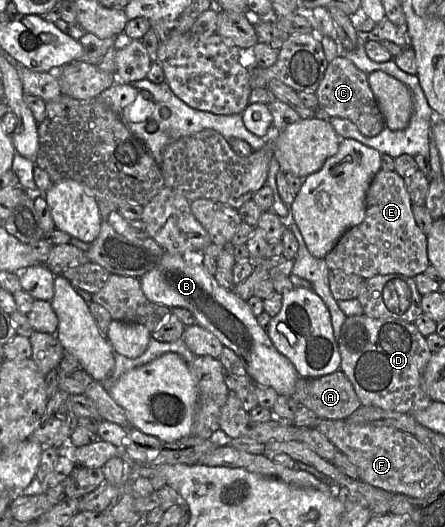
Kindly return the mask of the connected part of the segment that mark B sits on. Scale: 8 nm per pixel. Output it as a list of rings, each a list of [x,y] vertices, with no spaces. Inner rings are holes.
[[[165,252],[160,263],[140,278],[140,283],[150,302],[189,310],[197,325],[216,336],[224,347],[235,352],[246,374],[259,387],[271,387],[279,396],[293,395],[299,378],[293,364],[275,348],[267,332],[258,324],[247,301],[231,289],[220,286],[203,265],[191,264],[181,254]]]

